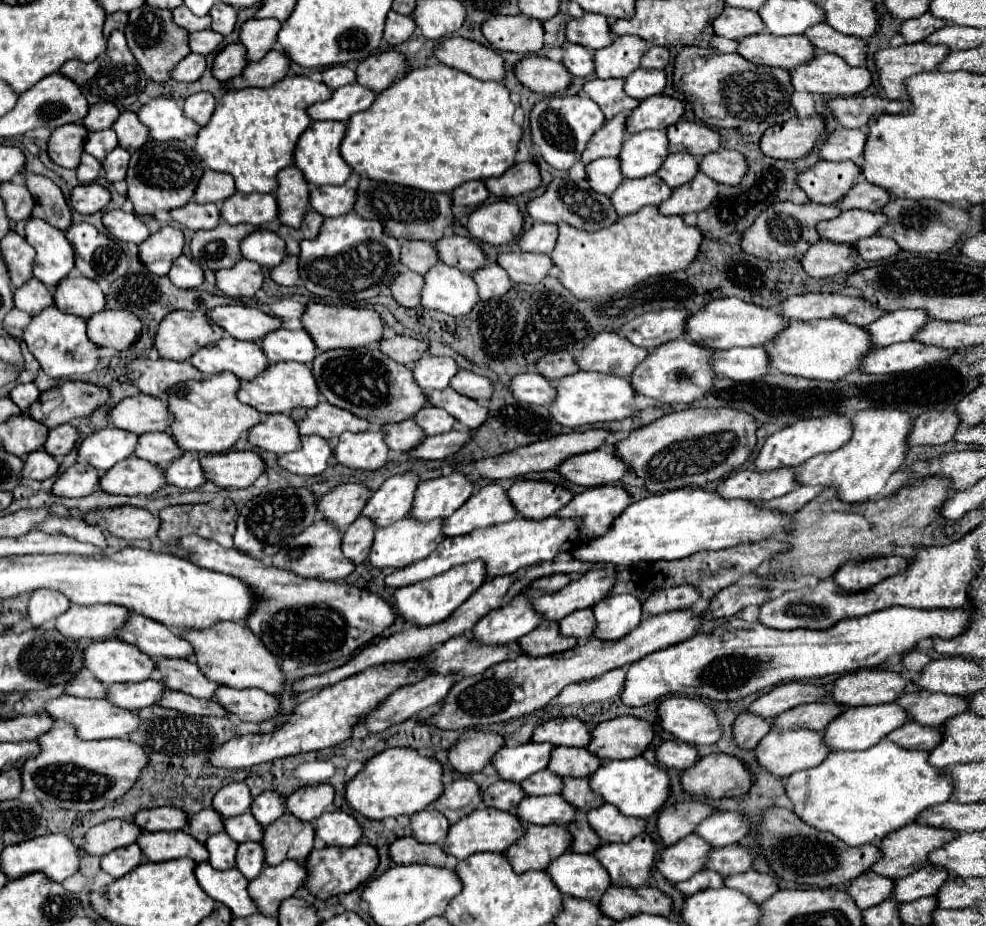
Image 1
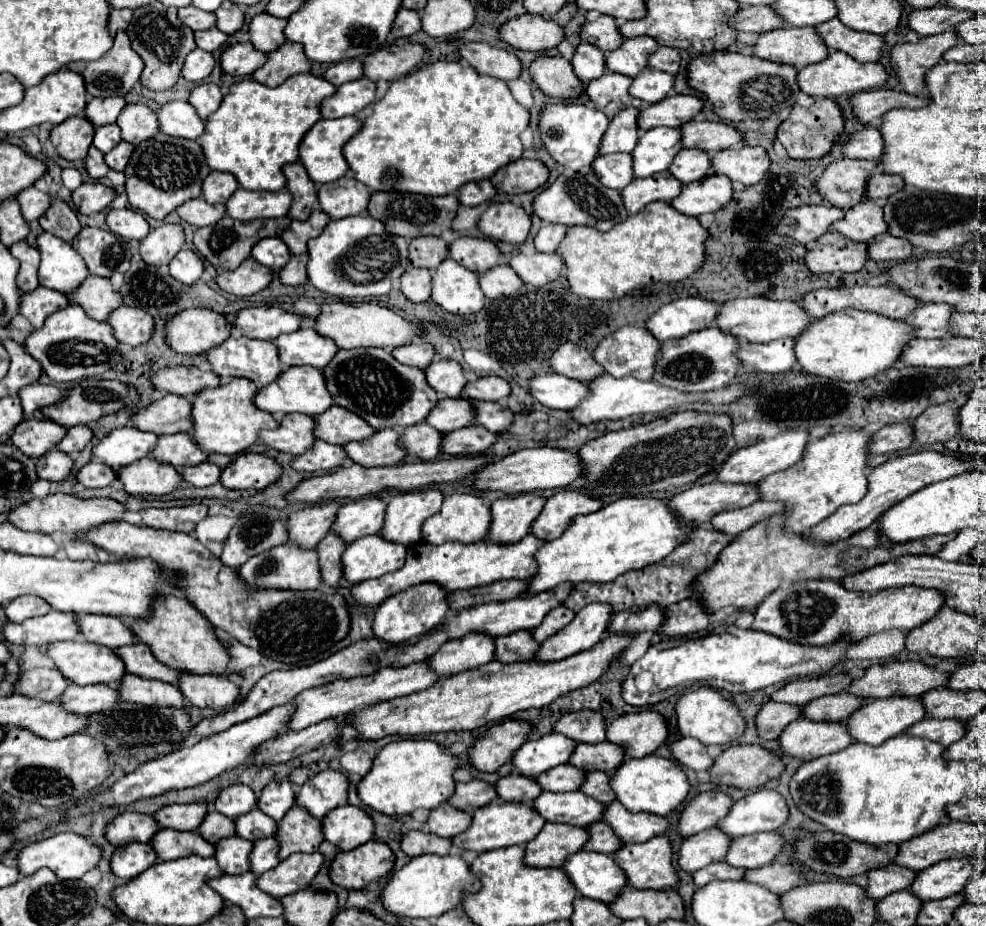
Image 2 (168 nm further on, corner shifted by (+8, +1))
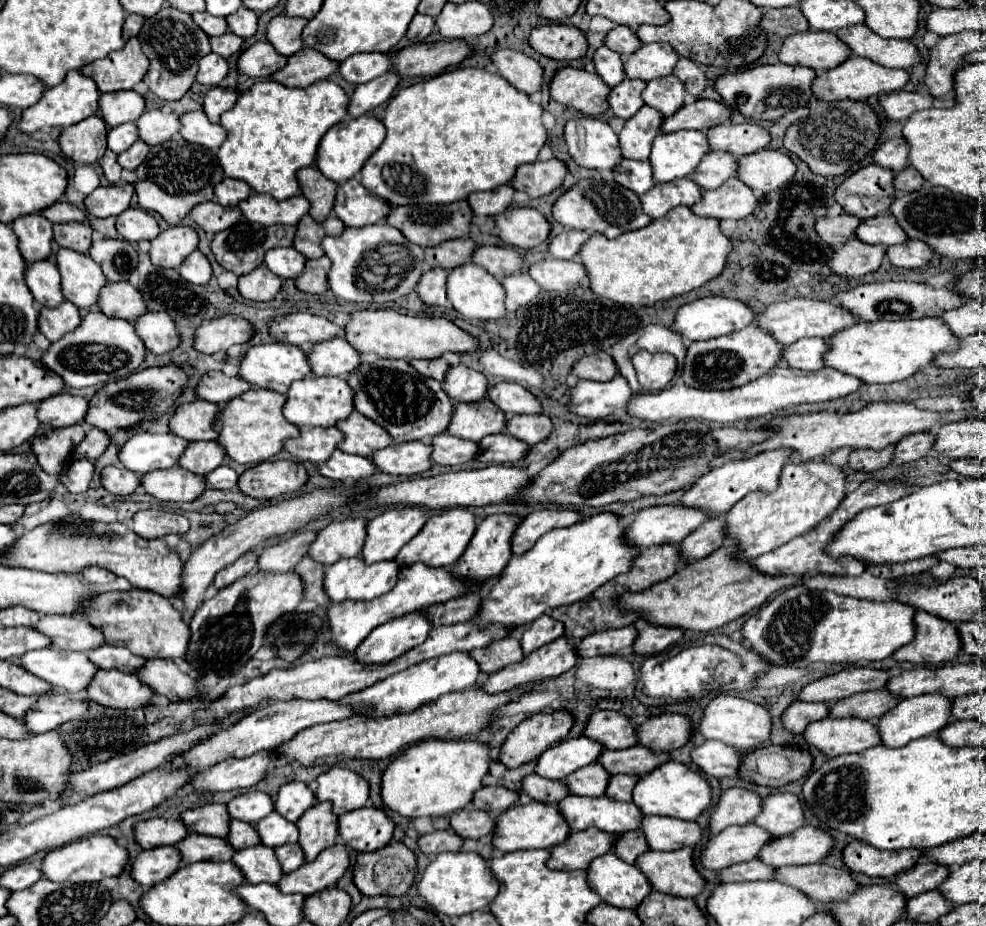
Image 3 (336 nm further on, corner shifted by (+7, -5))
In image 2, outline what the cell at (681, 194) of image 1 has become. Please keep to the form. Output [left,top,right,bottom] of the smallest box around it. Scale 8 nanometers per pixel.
[670,176,732,216]

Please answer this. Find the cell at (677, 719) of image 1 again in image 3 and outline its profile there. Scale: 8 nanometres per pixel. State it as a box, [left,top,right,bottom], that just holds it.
[697,692,771,752]

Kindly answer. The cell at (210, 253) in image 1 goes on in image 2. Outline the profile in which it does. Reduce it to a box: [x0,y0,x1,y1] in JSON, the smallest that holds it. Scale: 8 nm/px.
[194,216,290,270]

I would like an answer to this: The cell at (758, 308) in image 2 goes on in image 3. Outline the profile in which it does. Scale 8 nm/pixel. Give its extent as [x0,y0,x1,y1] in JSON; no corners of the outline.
[755,298,857,346]

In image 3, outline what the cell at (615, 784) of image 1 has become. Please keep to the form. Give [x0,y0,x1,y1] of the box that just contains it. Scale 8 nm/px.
[633,760,711,820]

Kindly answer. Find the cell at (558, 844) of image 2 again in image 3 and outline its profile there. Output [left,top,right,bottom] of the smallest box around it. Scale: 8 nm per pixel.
[547,828,613,870]

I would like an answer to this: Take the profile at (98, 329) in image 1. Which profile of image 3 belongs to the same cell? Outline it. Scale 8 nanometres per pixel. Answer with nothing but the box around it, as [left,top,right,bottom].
[135,312,179,354]

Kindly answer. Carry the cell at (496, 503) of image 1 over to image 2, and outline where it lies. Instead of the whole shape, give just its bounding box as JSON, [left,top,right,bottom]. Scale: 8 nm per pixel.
[422,494,490,544]

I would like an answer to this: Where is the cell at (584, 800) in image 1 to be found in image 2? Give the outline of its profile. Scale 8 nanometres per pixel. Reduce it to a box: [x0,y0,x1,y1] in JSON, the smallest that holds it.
[582,772,616,804]

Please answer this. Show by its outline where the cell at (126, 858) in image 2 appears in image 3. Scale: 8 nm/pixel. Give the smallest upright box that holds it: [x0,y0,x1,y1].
[131,846,181,886]

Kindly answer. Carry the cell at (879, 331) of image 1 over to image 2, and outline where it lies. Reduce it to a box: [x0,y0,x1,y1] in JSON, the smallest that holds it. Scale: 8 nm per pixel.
[906,304,952,338]

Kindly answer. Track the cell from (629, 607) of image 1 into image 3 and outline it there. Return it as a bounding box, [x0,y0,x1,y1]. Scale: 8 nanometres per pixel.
[483,636,577,692]

